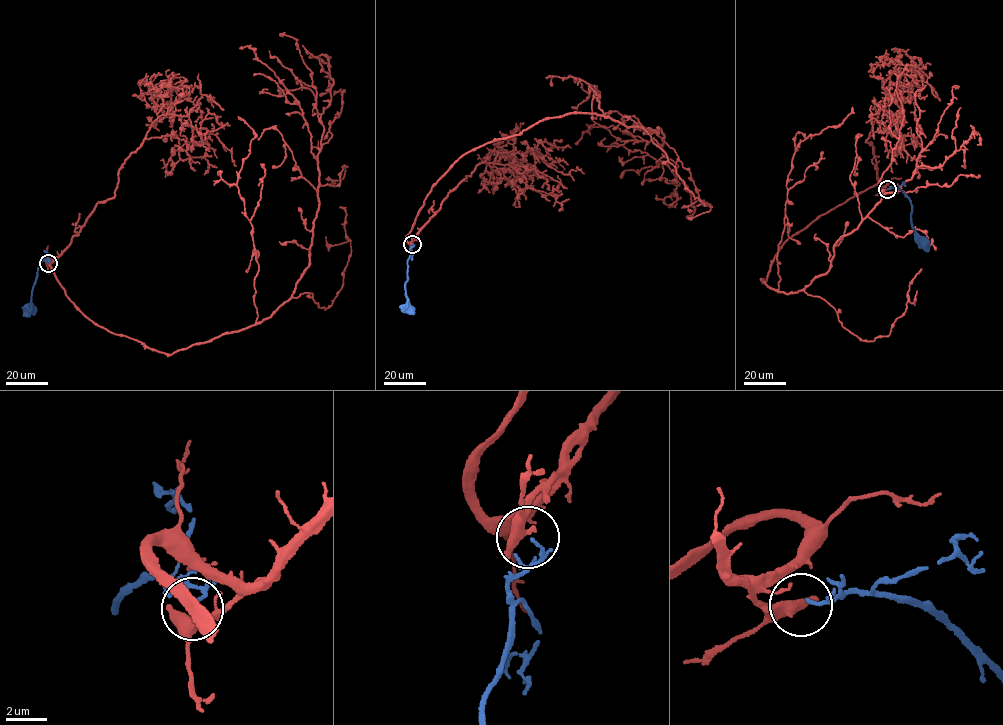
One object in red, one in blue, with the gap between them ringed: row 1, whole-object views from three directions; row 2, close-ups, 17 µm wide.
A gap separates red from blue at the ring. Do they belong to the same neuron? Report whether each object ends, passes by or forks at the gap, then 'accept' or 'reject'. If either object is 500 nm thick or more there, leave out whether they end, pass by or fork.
red passes by; blue ends there; accept

